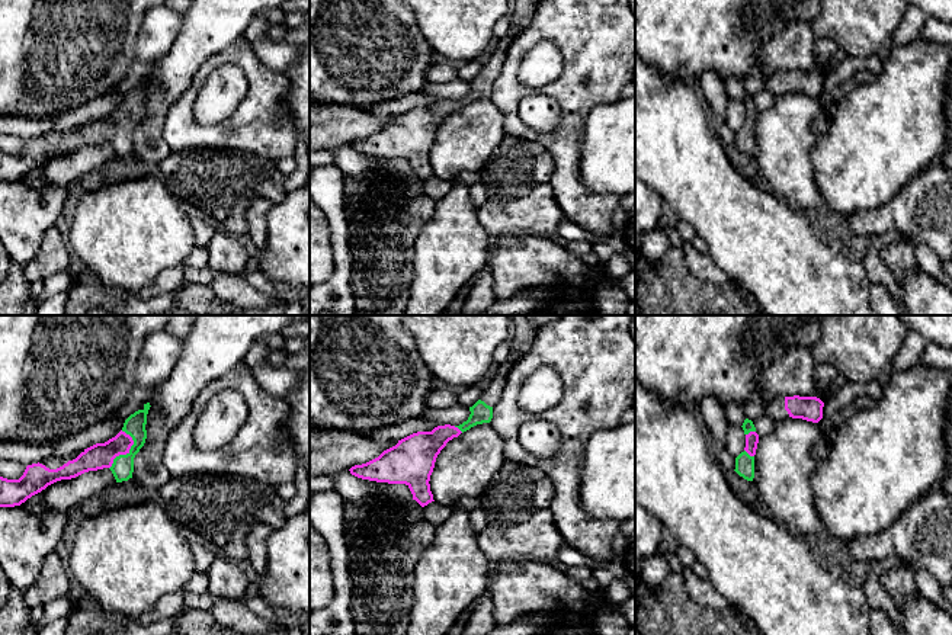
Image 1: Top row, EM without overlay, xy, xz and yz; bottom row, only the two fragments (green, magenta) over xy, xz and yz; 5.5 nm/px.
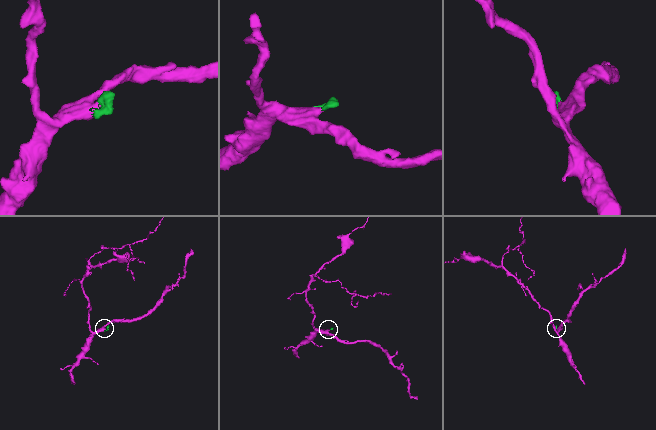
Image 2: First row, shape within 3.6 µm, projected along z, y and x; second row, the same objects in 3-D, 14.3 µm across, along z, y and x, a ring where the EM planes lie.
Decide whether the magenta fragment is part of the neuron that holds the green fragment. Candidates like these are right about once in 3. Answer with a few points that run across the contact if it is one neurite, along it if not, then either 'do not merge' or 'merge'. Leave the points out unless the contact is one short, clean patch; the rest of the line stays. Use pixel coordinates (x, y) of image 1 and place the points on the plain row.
line xy (122, 141), (127, 128), (101, 130); merge

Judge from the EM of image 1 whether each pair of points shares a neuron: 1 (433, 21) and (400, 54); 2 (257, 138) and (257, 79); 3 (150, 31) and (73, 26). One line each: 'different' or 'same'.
1: different
2: same
3: different

